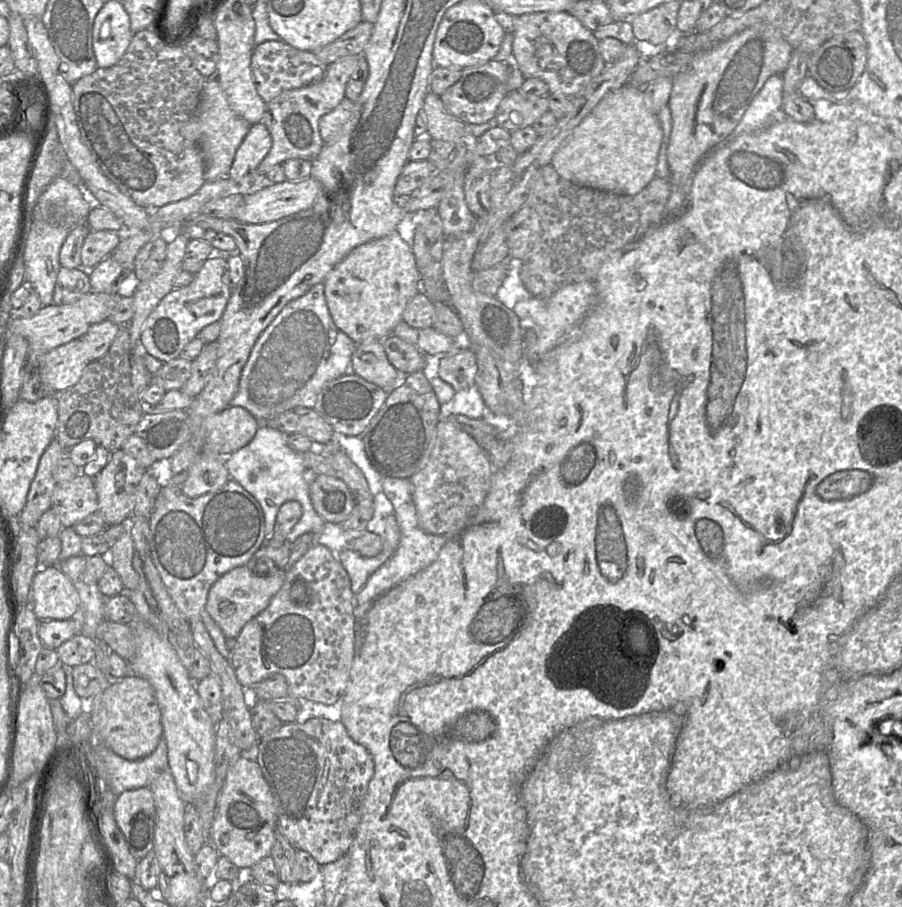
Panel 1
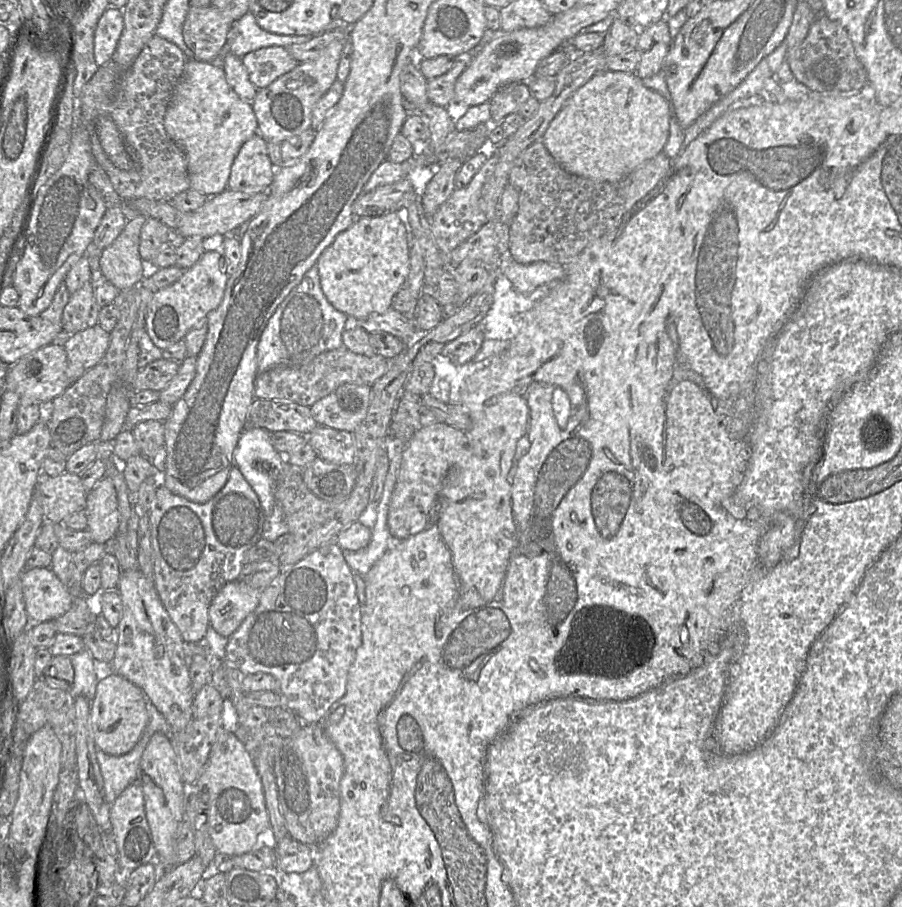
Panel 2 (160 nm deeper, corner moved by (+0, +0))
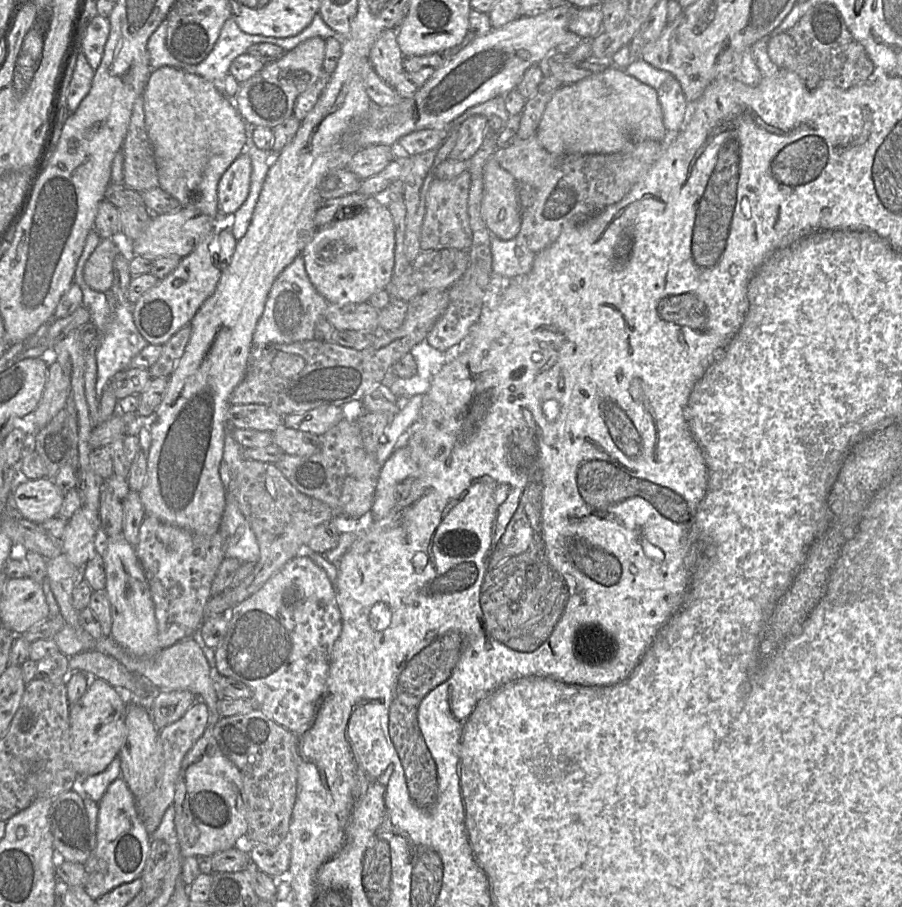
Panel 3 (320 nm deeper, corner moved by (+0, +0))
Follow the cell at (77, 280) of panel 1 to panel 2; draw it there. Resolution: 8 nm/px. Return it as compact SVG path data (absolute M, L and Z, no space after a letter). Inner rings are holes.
M87 282L82 288L70 294L62 314L62 329L72 335L97 324L99 307L93 296L93 287Z

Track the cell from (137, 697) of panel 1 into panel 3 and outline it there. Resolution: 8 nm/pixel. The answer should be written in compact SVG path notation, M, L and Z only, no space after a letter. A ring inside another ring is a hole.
M97 678L83 696L69 707L71 762L79 778L102 772L126 740L127 703L121 693L107 681Z

